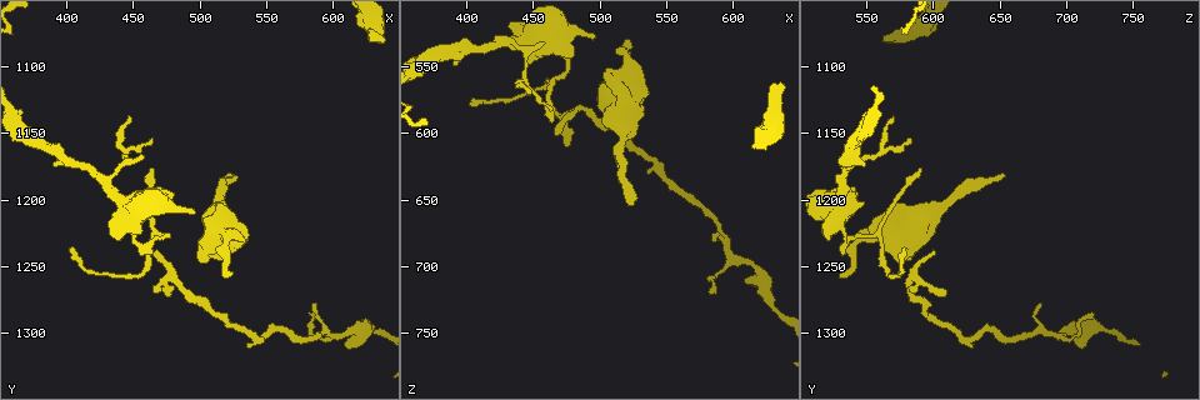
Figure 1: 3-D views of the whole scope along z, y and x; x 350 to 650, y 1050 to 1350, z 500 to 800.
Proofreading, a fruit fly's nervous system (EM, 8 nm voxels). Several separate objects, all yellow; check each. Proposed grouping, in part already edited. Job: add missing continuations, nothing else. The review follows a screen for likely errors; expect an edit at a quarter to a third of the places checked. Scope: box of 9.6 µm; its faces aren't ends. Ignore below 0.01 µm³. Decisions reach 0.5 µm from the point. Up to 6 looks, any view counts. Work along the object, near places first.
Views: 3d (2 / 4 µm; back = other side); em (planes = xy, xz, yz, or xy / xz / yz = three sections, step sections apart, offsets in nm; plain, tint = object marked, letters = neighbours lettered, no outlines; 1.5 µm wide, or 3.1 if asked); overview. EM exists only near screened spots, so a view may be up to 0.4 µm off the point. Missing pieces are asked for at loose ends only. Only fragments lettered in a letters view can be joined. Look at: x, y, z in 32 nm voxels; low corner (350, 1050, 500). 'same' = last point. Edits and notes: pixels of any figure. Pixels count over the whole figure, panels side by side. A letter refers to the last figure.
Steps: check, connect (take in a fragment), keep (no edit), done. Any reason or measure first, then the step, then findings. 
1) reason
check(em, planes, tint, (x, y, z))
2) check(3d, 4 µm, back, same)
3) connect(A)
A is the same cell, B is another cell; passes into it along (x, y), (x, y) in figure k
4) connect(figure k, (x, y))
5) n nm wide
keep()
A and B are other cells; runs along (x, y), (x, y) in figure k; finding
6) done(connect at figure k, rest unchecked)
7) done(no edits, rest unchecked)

tapers out
check(3d, 4 µm, (584, 1276, 680))

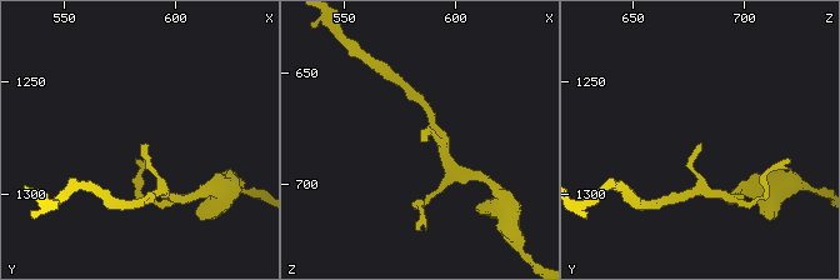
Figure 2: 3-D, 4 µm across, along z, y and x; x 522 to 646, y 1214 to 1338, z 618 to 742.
shape alone is not enough
check(em, planes, tint, (584, 1277, 679))

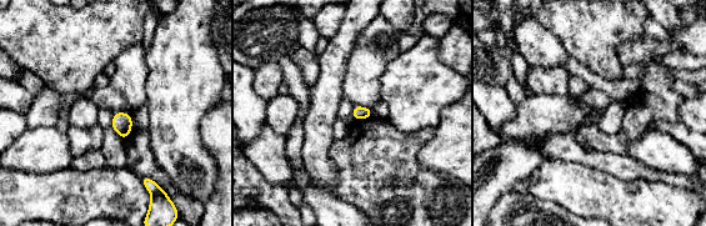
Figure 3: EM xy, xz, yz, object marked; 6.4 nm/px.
see the neighbours
check(em, planes, letters, same)

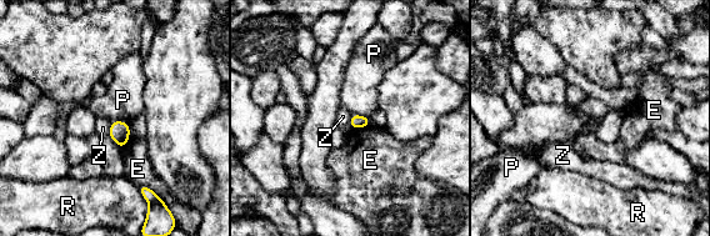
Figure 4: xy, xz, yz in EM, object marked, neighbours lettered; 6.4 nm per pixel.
90 nm wide
keep()
E, P, R and Z are other cells; no lettered fragment goes on from it

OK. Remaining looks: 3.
tapers out
check(3d, 4 µm, (458, 1166, 534))

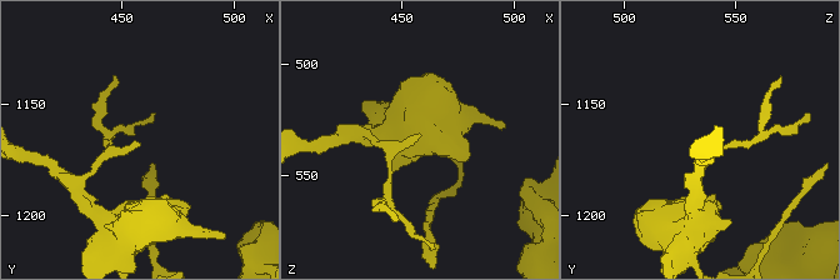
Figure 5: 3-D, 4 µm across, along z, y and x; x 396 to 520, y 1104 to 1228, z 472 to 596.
check(em, planes, plain, (459, 1168, 533))

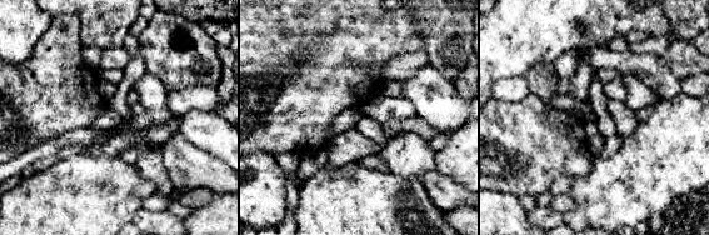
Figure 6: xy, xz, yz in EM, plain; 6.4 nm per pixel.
what lies round it
check(em, planes, letters, same)

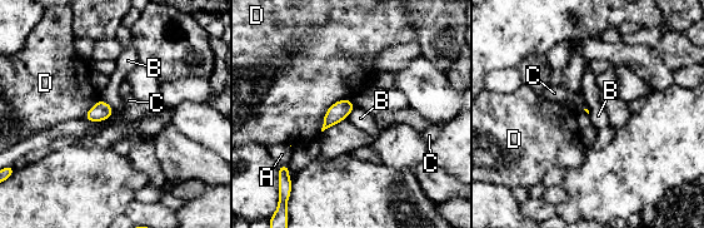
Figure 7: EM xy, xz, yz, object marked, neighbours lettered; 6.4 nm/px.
D touches over 280 nm
keep()
A, B, C and D are other cells; border along (100, 98), (111, 108), (106, 119) in figure 7; none of them fits

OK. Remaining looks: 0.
done(no edits, rest unchecked)

